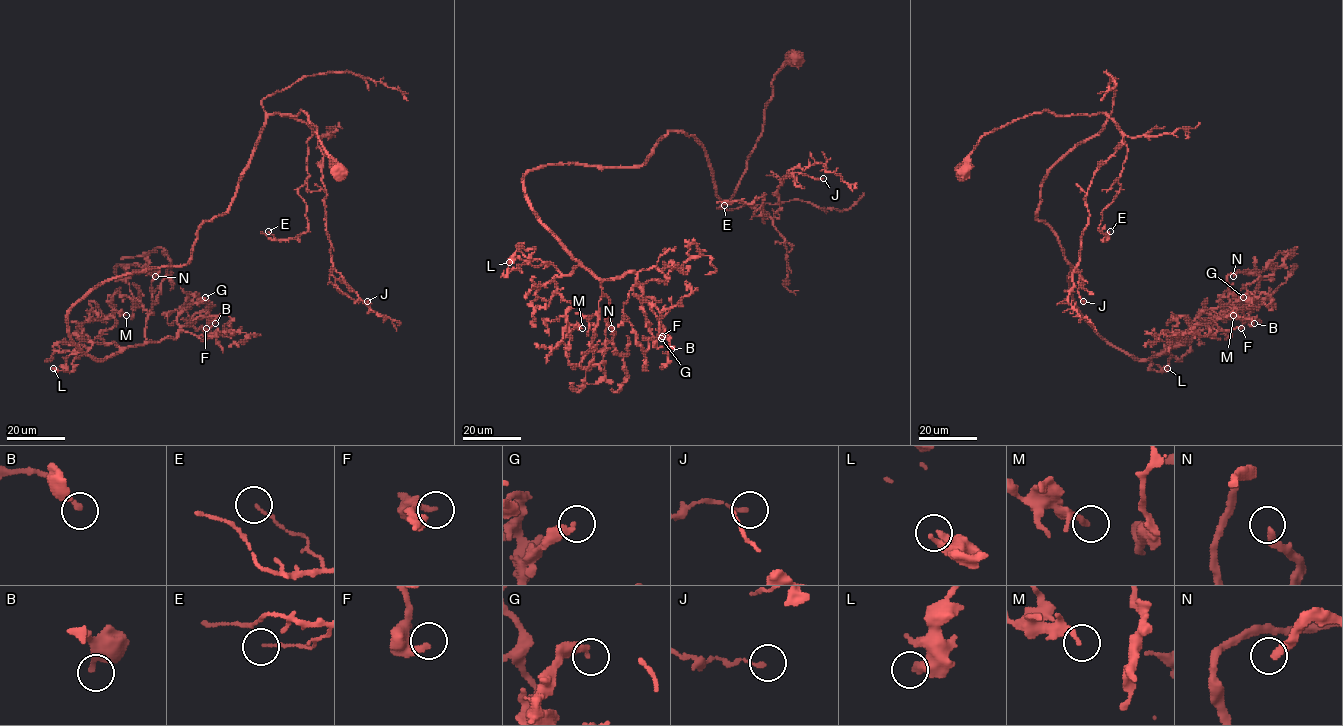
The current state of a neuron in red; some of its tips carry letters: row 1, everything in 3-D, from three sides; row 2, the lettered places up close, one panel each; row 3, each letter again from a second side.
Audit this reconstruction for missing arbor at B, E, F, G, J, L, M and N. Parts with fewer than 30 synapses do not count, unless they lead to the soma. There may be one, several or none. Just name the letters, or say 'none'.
none

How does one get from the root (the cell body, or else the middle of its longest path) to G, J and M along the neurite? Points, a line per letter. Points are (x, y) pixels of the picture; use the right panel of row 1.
G: (959, 169), (1027, 115), (1104, 112), (1048, 172), (1036, 215), (1085, 320), (1150, 359), (1243, 297)
J: (959, 169), (981, 137), (1027, 115), (1105, 112), (1115, 123), (1122, 141), (1085, 199), (1076, 267), (1083, 301)
M: (959, 169), (1027, 115), (1107, 114), (1048, 172), (1036, 215), (1075, 306), (1140, 359), (1233, 315)

